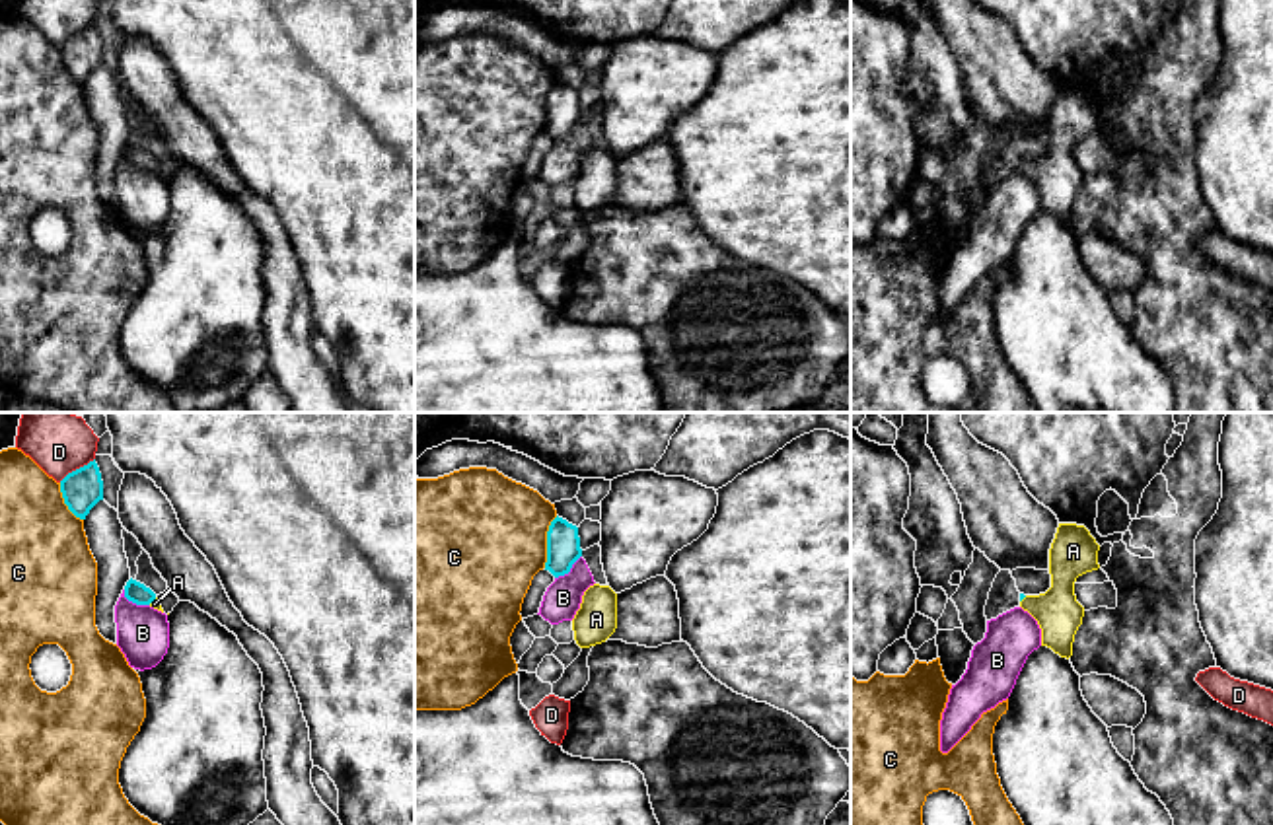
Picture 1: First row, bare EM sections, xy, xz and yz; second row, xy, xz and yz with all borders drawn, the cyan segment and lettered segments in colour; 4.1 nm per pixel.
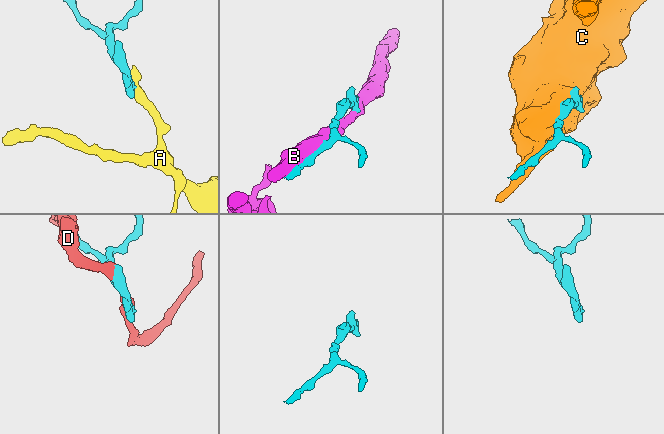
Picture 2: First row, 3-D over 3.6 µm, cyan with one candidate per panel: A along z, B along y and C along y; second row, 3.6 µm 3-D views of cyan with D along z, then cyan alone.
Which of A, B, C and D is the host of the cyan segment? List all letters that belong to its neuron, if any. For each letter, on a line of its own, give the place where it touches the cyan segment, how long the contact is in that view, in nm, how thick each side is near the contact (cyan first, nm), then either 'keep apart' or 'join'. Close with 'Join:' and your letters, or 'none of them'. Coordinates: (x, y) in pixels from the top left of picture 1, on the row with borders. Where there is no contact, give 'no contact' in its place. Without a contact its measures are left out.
A: xy (152, 600) | 50 nm | 90/40 nm | join
B: xy (135, 602) | 130 nm | 90/220 nm | keep apart
C: xz (547, 541) | 220 nm | 140/500 nm | keep apart
D: xy (76, 469) | 180 nm | 170/260 nm | keep apart
Join: A

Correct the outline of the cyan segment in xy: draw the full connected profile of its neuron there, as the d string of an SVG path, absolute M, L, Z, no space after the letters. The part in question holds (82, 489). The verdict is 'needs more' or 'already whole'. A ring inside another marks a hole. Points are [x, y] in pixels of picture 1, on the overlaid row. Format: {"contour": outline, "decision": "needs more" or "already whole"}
{"contour": "M95 459L68 473L60 481L60 492L68 510L86 520L90 510L103 500L103 481Z", "decision": "already whole"}

